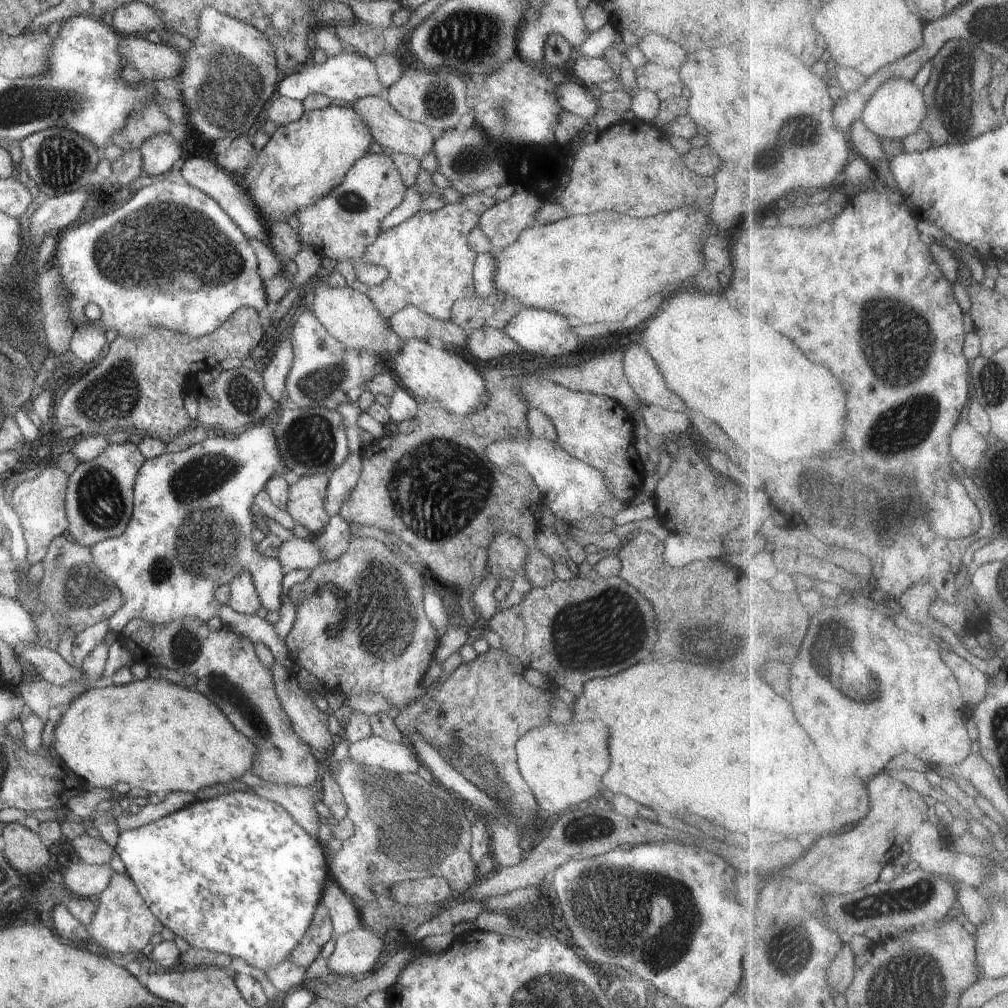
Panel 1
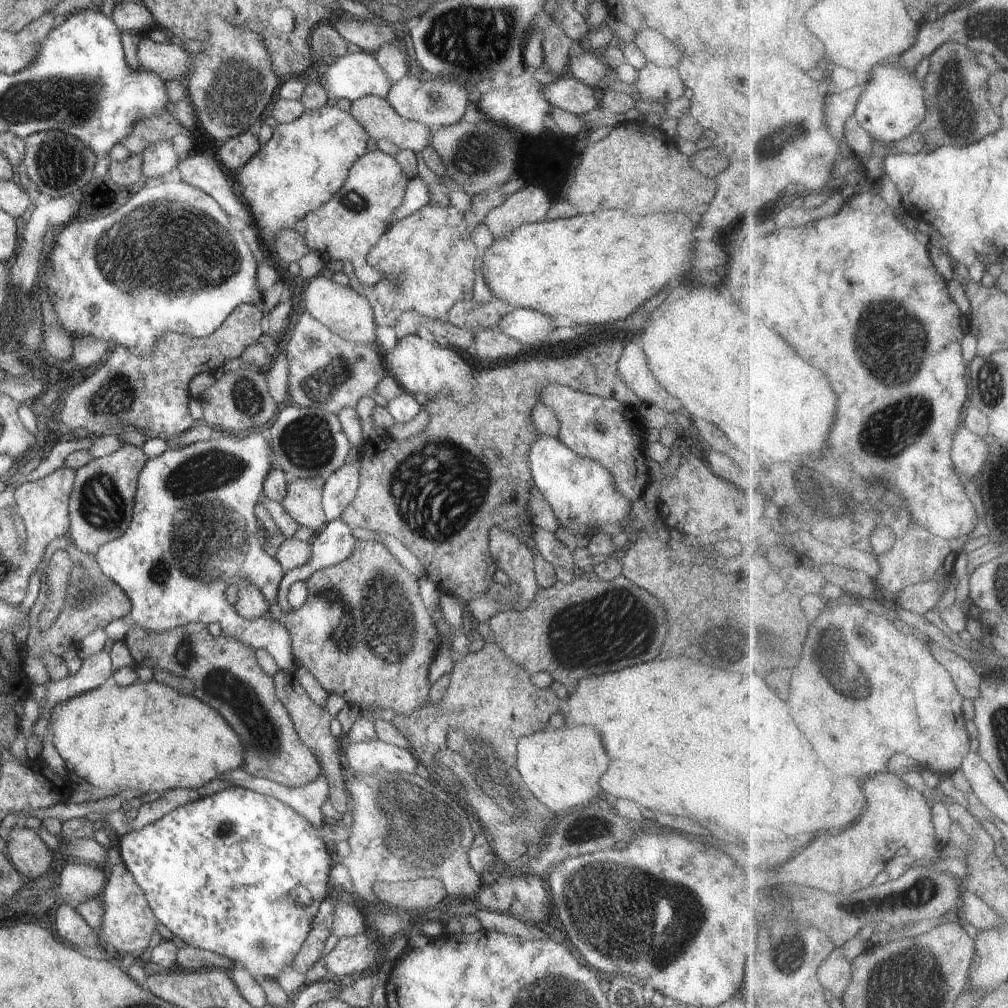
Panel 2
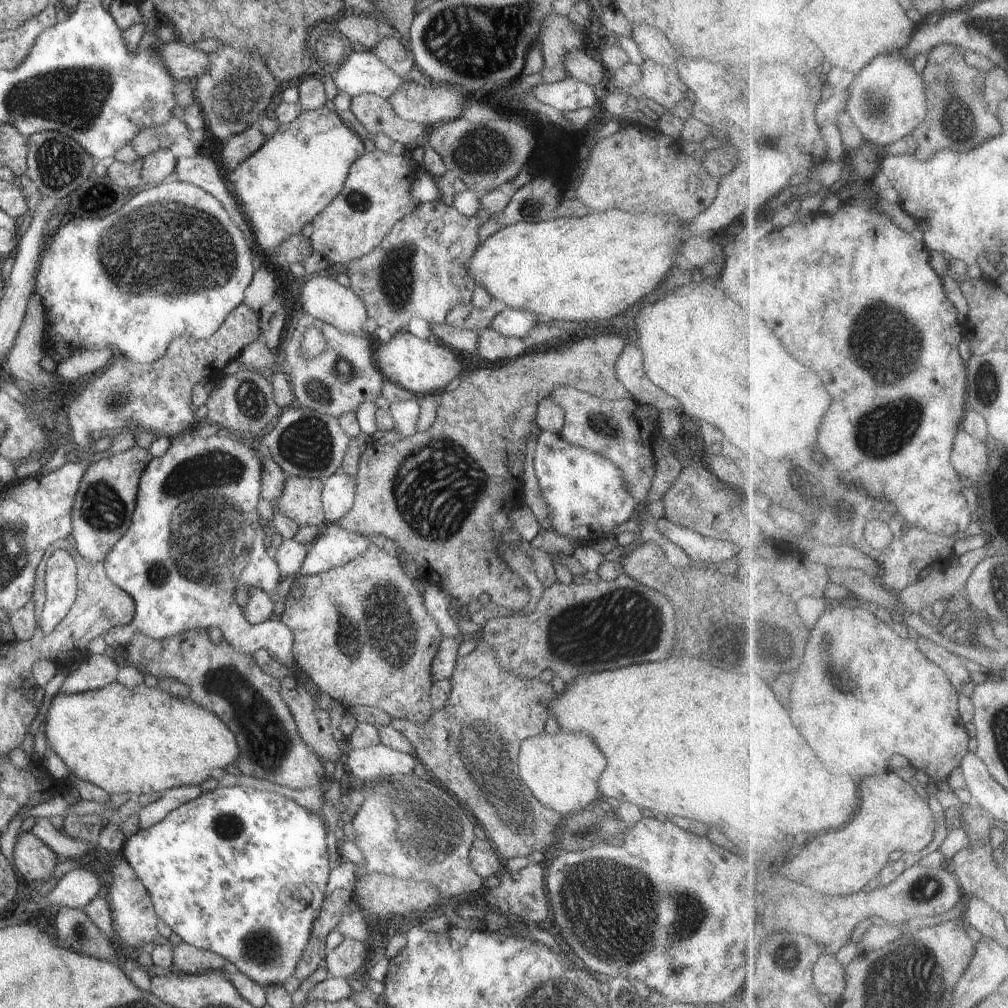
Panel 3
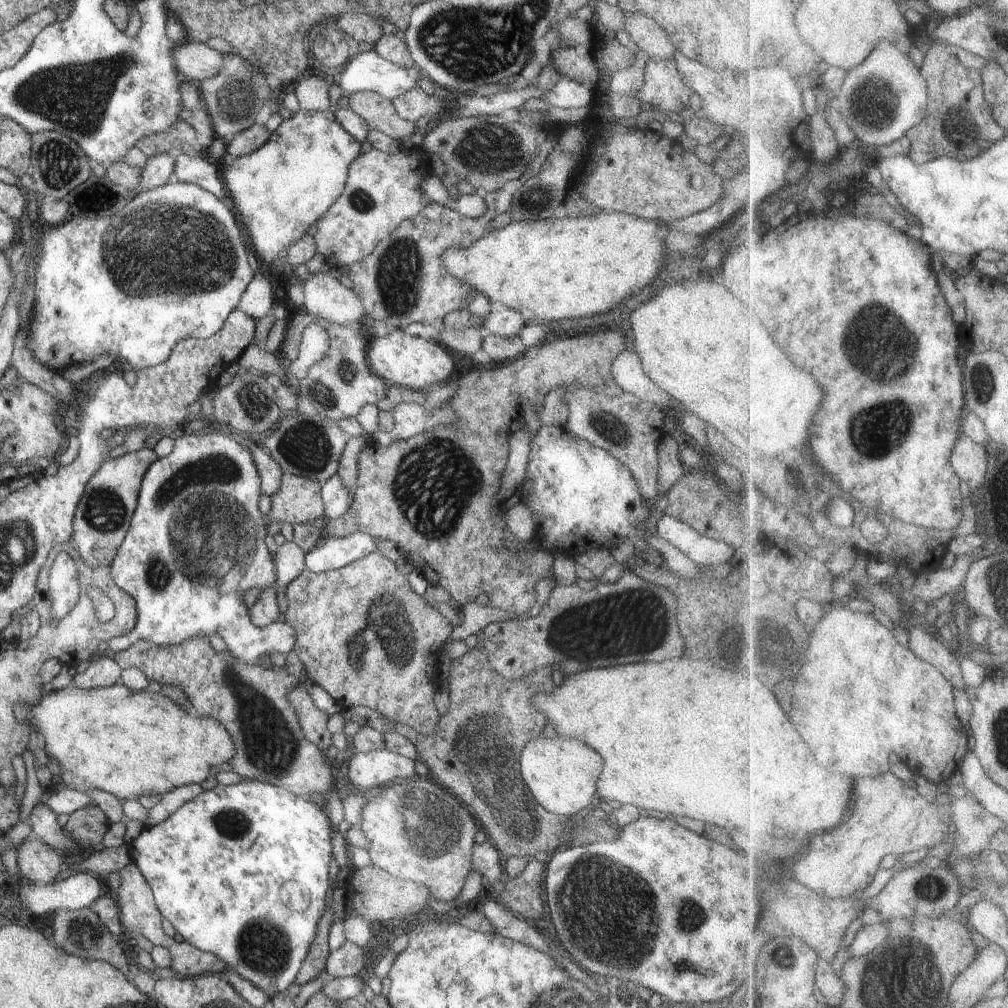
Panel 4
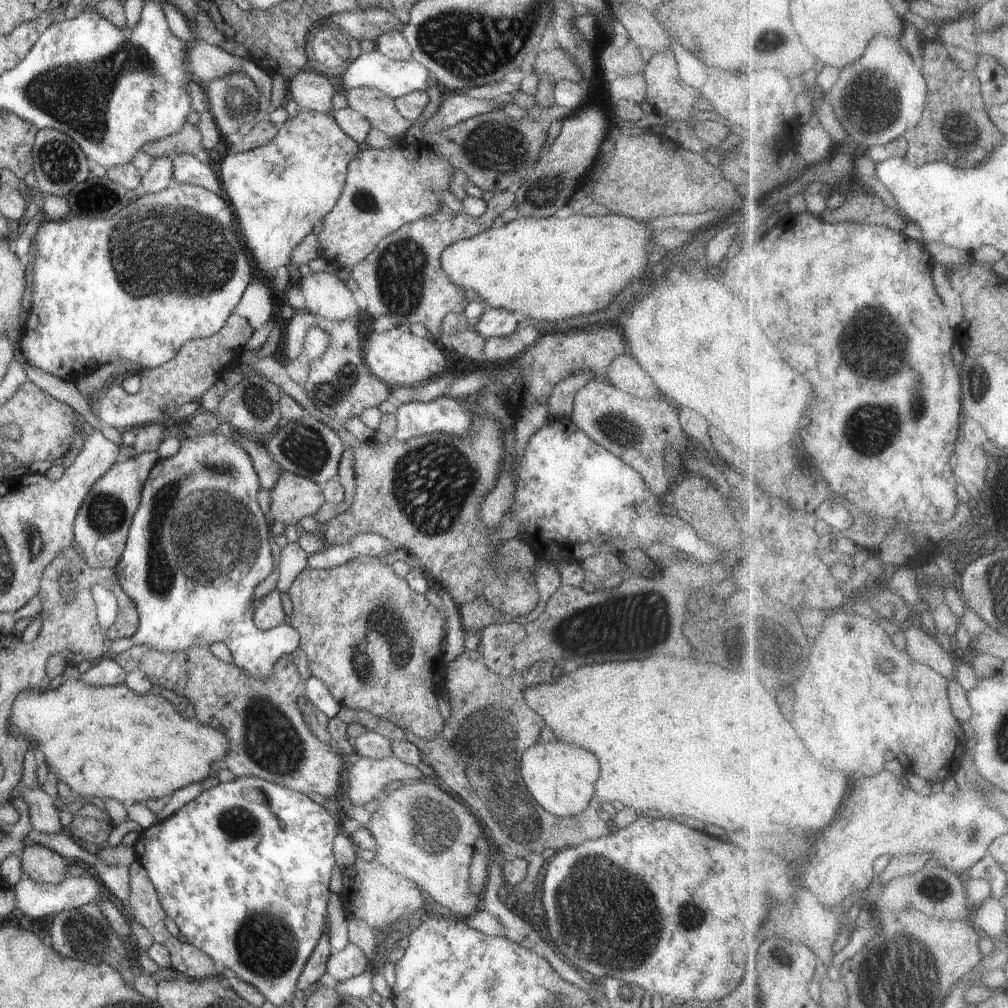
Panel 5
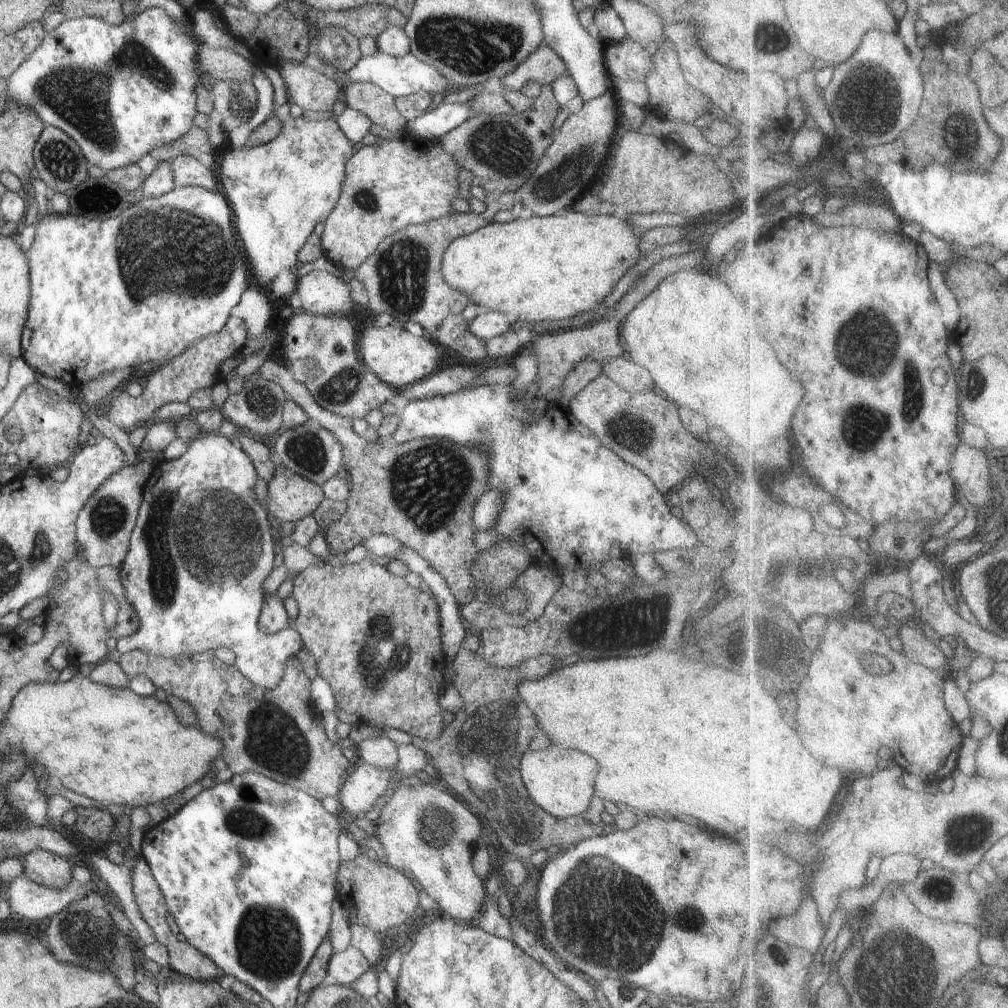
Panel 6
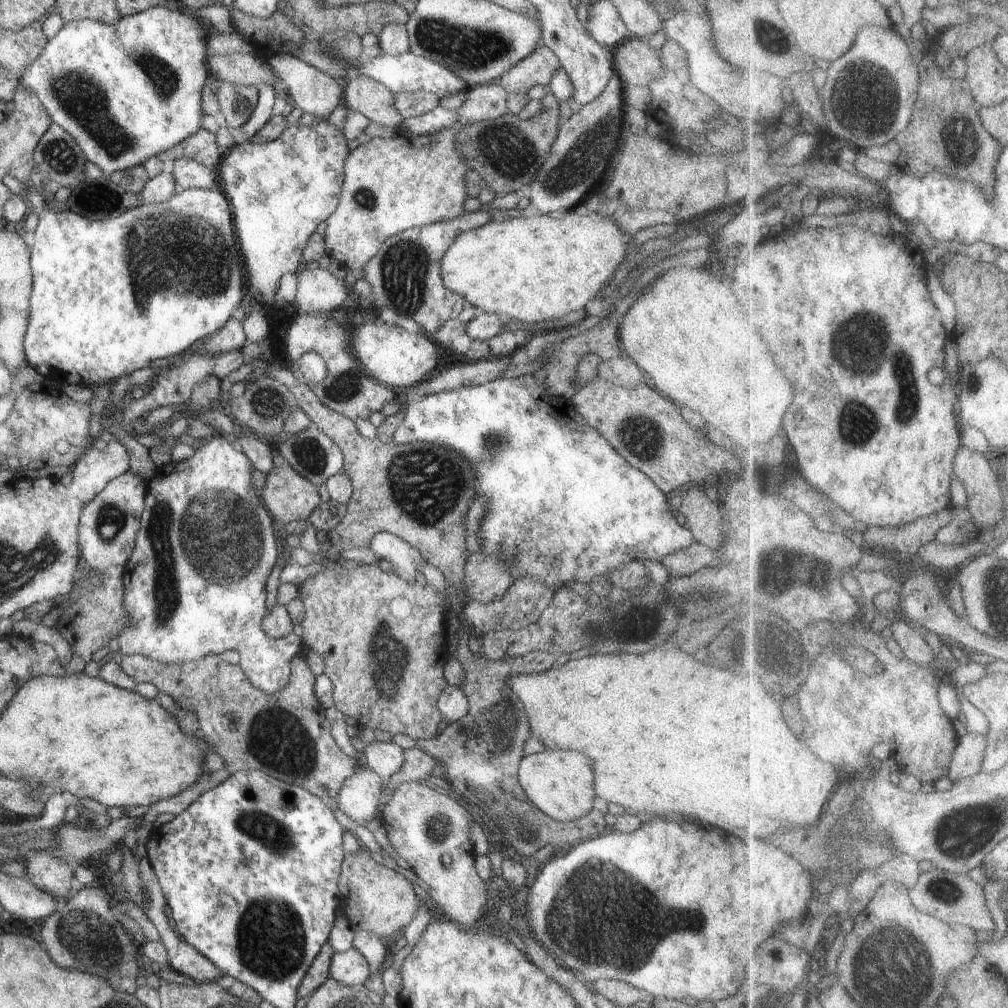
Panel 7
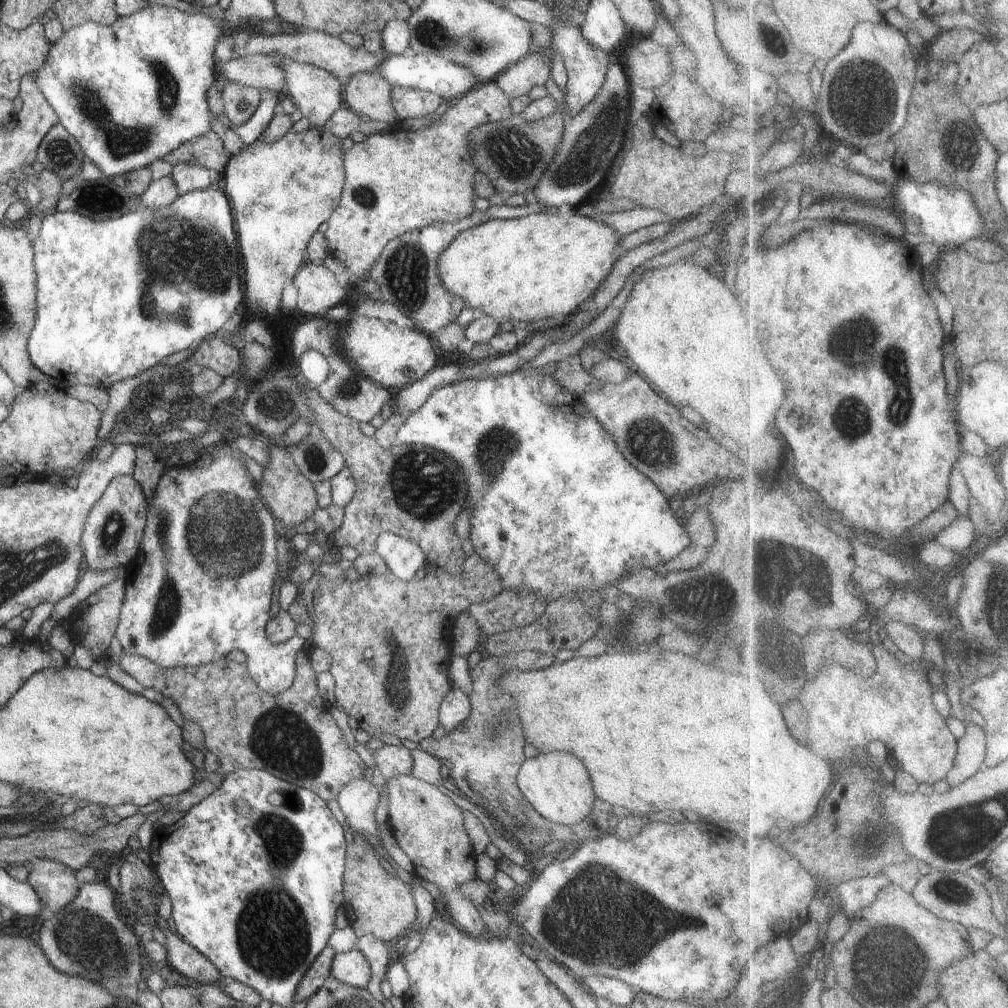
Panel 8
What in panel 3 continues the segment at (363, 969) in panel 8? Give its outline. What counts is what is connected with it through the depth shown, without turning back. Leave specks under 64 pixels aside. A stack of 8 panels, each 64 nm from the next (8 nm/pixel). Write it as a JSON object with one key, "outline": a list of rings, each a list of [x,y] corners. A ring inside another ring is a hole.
{"outline":[[[345,938],[342,944],[327,953],[324,967],[329,976],[353,978],[369,956],[370,952],[363,942]]]}

